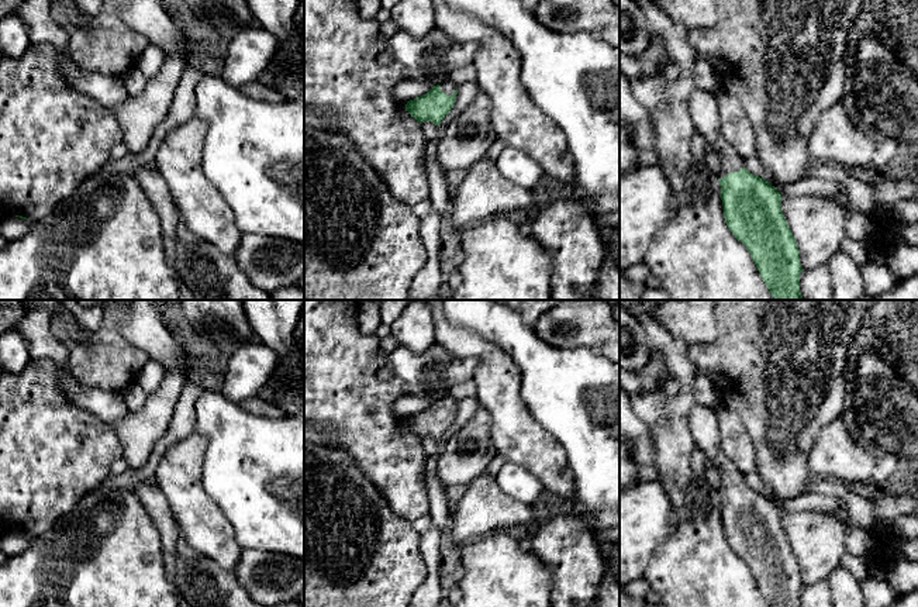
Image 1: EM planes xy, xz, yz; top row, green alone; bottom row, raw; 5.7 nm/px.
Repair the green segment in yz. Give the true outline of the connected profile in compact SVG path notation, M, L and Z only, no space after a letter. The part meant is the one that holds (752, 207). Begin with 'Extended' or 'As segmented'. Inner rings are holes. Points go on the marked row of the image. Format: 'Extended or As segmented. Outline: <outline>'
Extended. Outline: M696 89L688 111L696 132L718 151L721 170L717 180L729 231L752 255L774 300L804 300L800 293L804 269L797 241L781 210L783 196L765 177L752 175L728 144L712 93Z

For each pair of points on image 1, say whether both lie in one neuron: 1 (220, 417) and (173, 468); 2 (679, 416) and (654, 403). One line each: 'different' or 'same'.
1: different
2: same

